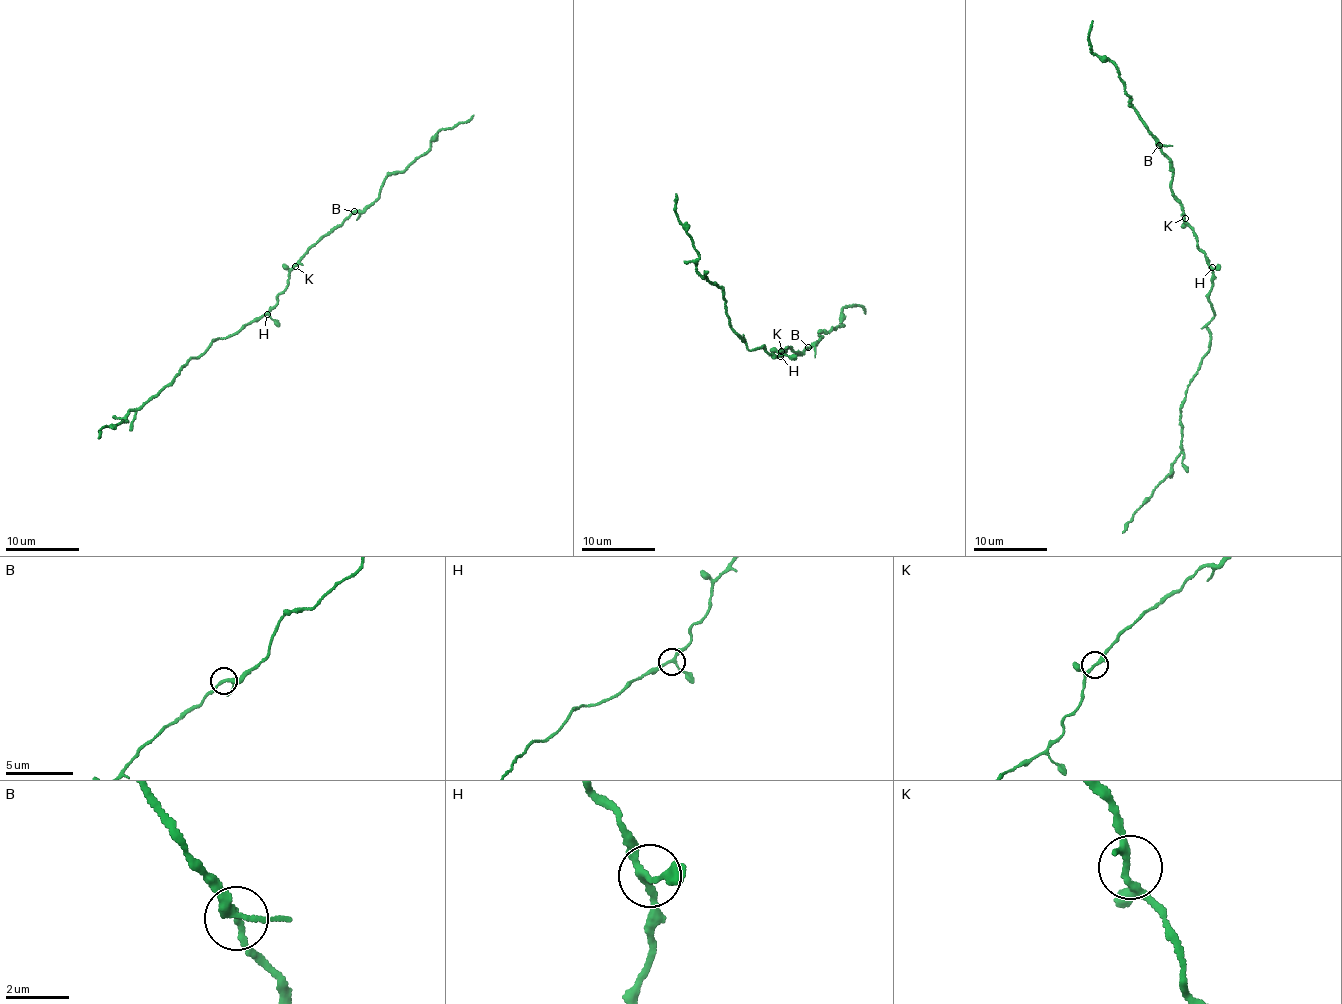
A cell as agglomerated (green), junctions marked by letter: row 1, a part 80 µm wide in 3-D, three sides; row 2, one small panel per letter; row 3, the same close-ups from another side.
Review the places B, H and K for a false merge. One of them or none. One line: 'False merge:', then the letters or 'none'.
False merge: B

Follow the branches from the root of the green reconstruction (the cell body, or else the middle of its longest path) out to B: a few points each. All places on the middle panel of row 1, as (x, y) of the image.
B: (778, 354), (791, 347), (797, 353), (808, 348)

